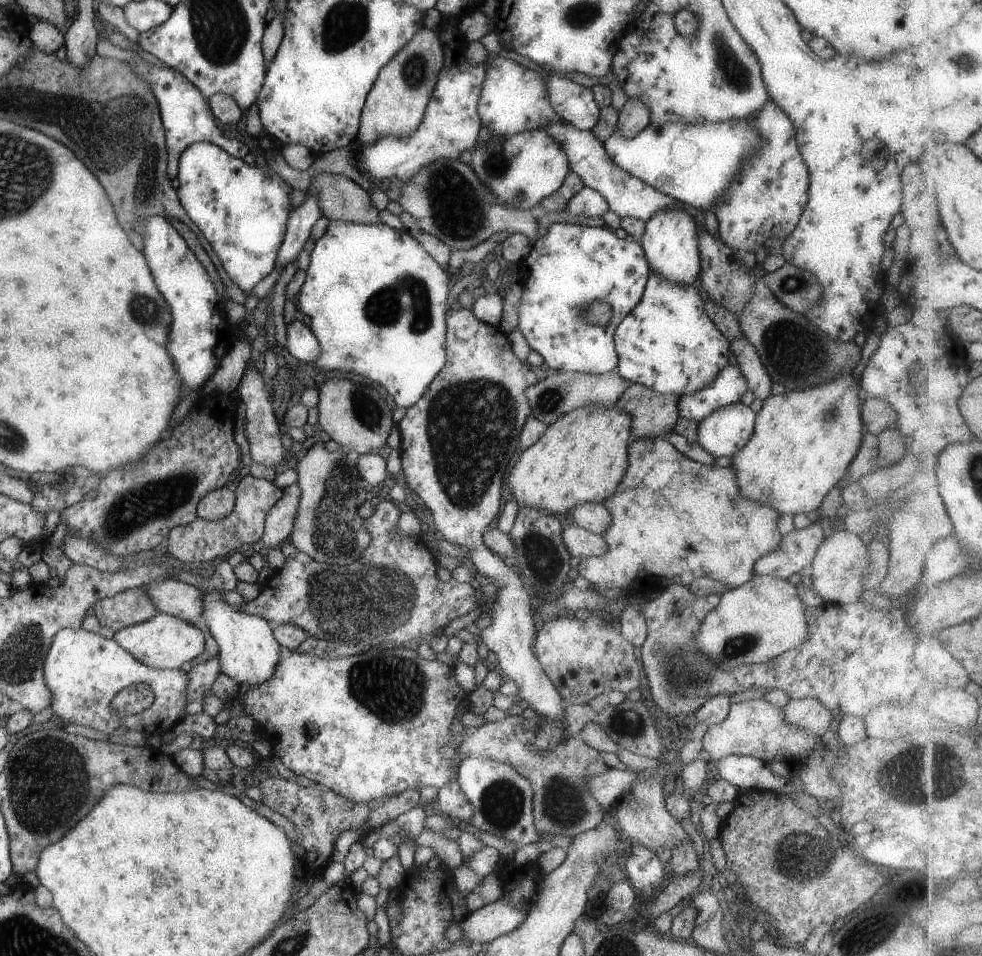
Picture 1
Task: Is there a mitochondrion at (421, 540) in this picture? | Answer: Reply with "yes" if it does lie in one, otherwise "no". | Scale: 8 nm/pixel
no

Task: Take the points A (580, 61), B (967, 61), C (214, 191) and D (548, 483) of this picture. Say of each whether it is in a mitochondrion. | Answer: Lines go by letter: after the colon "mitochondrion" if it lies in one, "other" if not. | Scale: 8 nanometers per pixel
A: other
B: mitochondrion
C: other
D: other

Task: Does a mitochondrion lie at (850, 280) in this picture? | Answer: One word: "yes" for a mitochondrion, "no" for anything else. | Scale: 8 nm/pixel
no

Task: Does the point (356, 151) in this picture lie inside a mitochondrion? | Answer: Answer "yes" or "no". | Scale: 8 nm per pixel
no

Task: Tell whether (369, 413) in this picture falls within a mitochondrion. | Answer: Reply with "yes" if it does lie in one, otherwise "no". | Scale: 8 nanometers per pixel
yes

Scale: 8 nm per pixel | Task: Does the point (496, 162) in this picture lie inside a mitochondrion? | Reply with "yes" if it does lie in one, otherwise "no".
yes

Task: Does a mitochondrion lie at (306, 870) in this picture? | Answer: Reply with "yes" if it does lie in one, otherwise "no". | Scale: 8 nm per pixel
no

